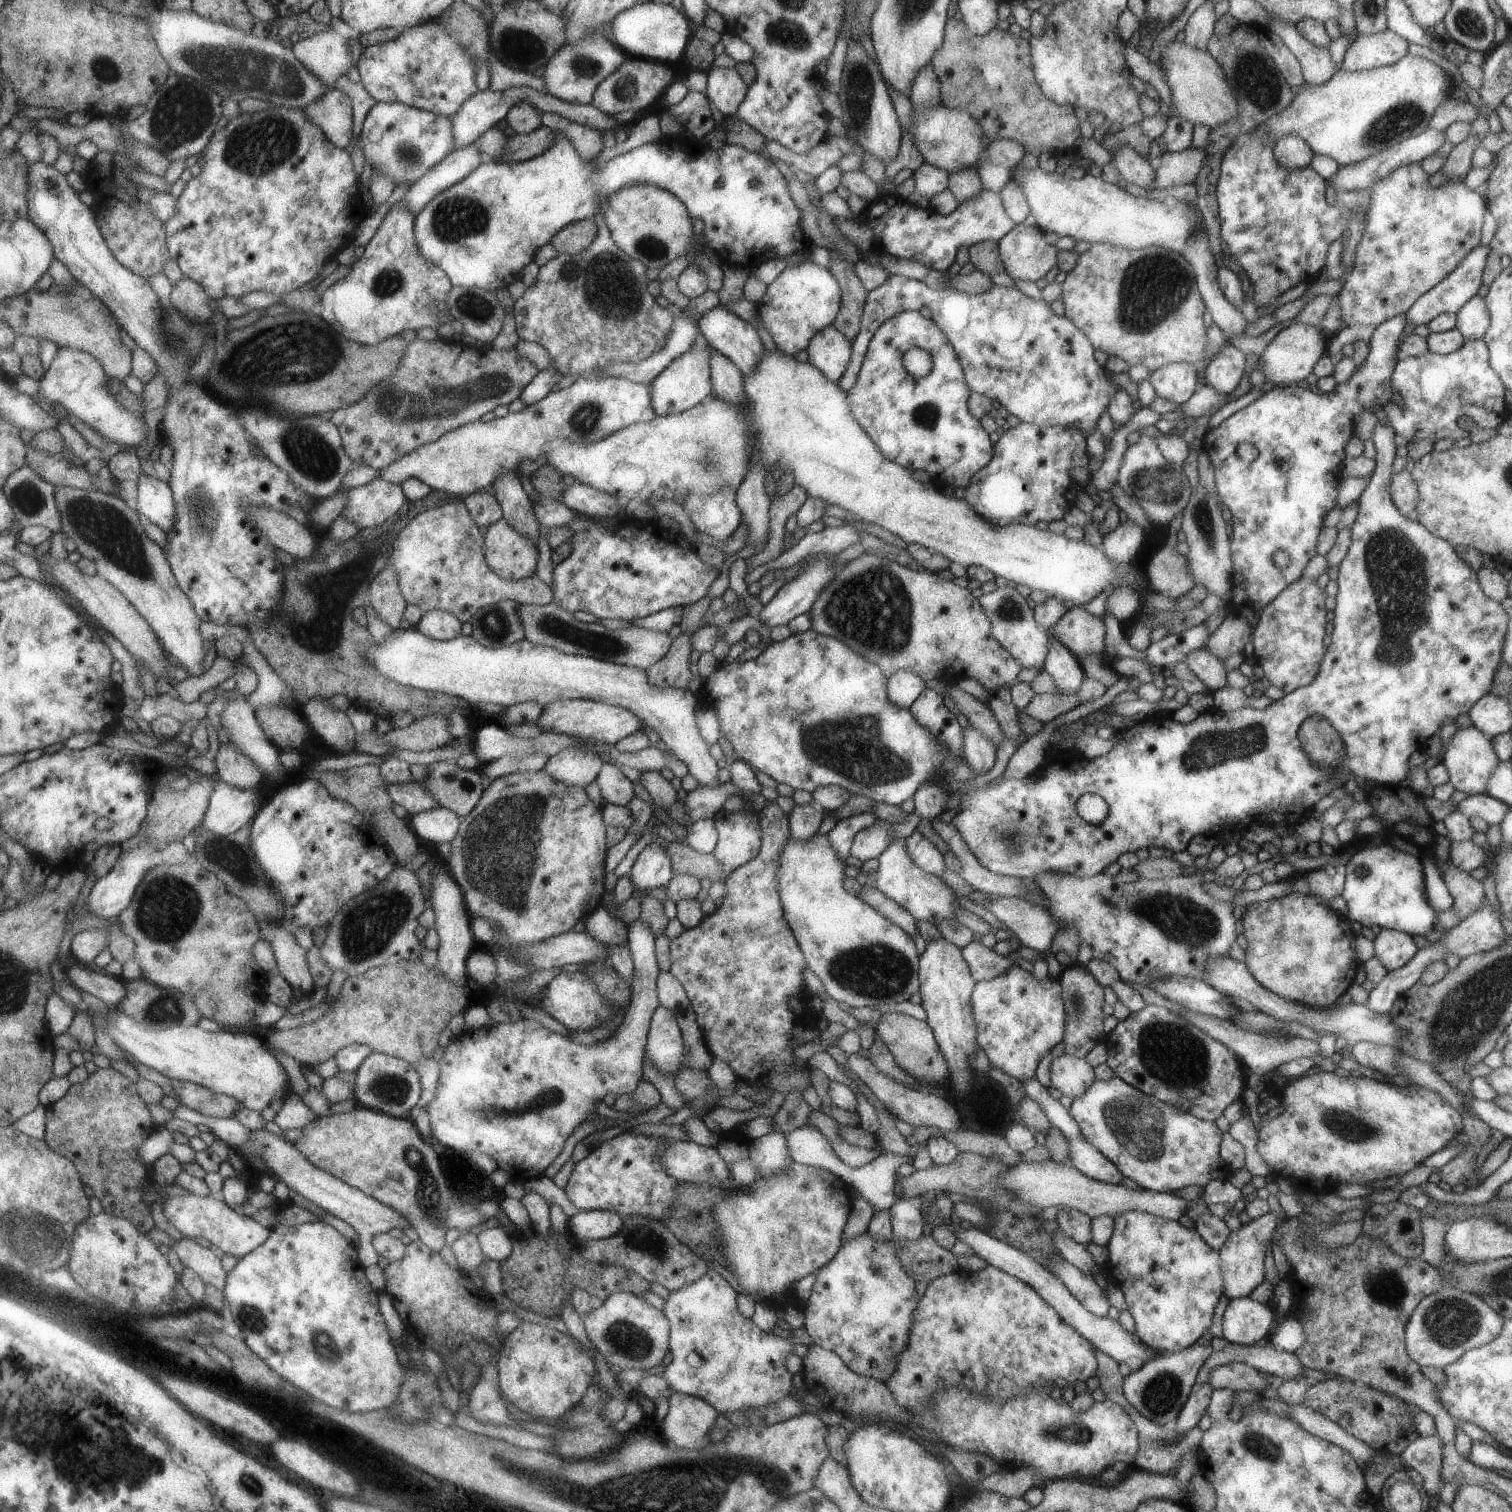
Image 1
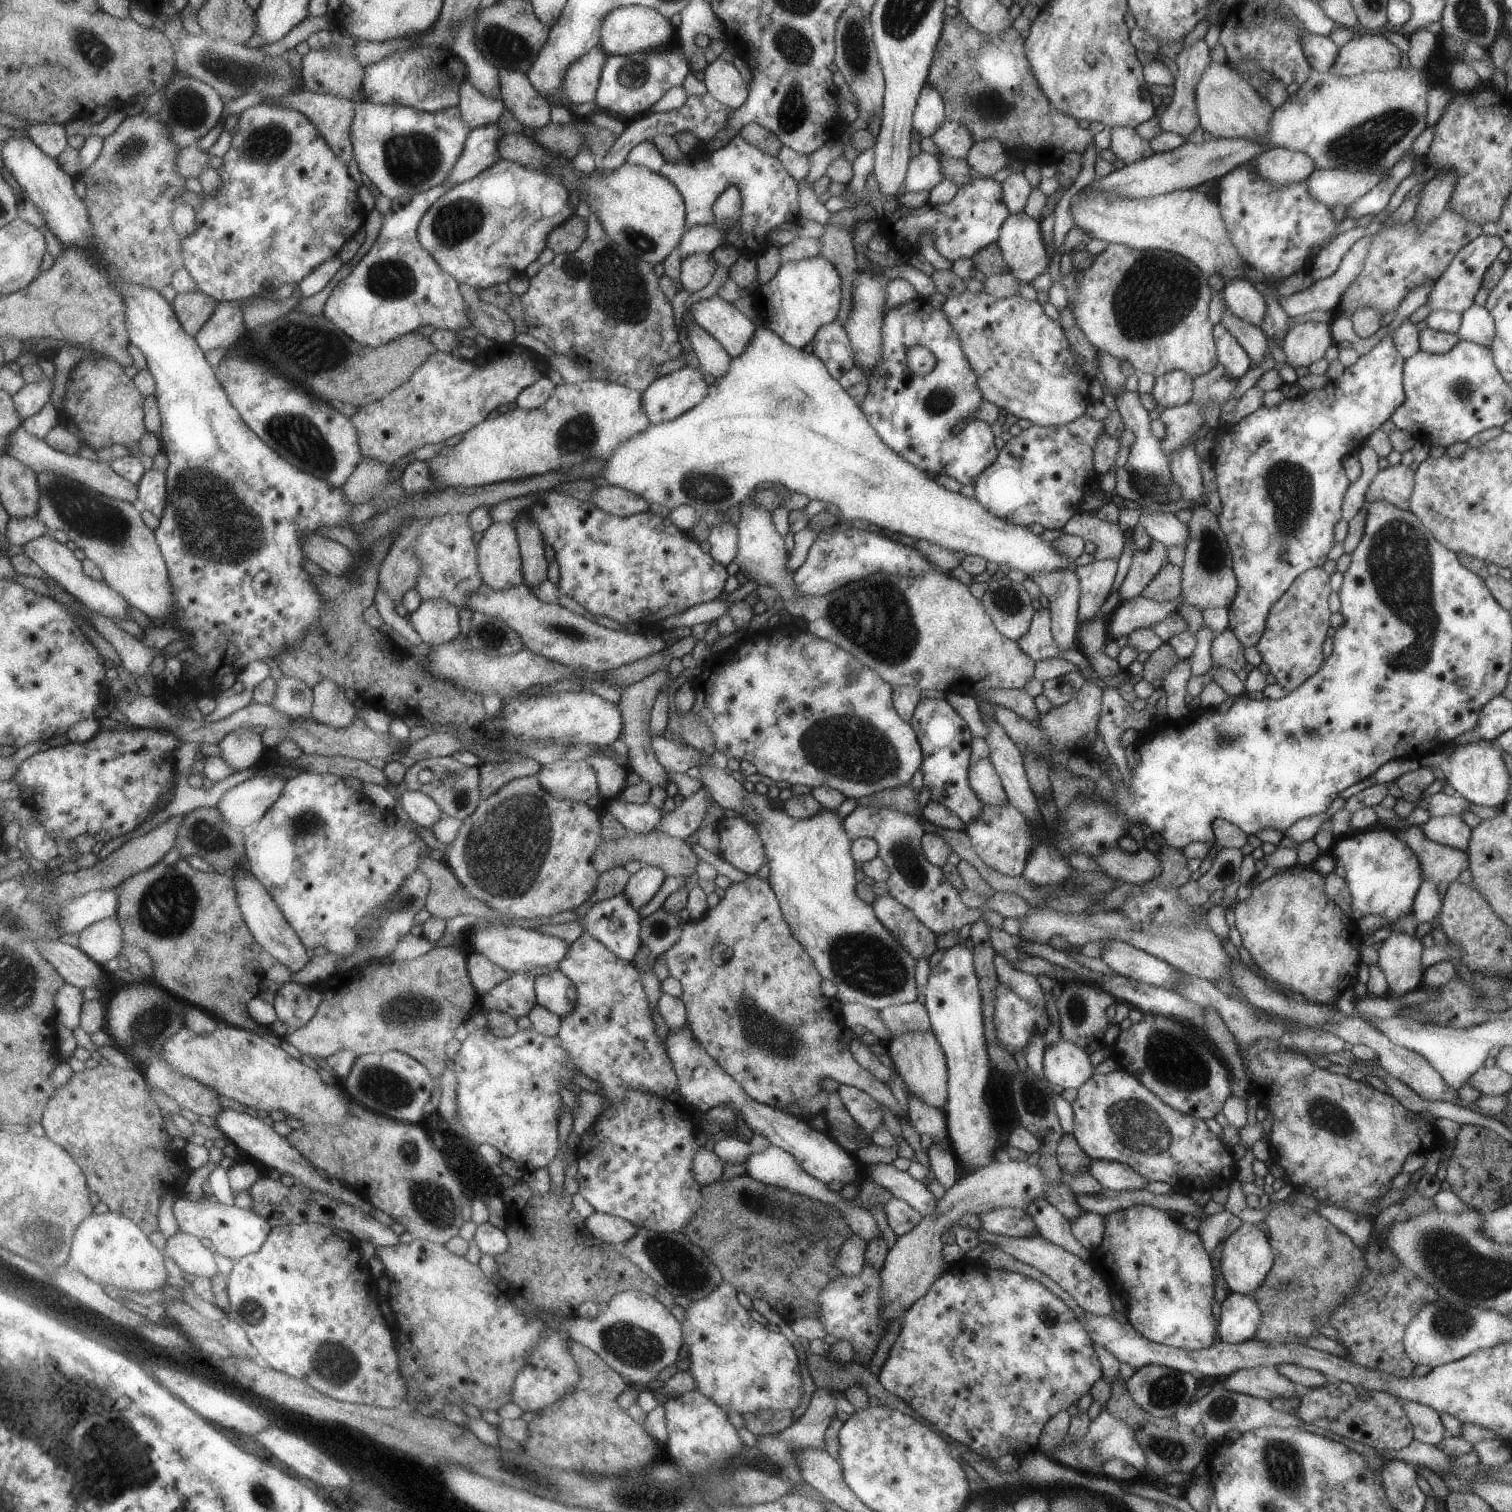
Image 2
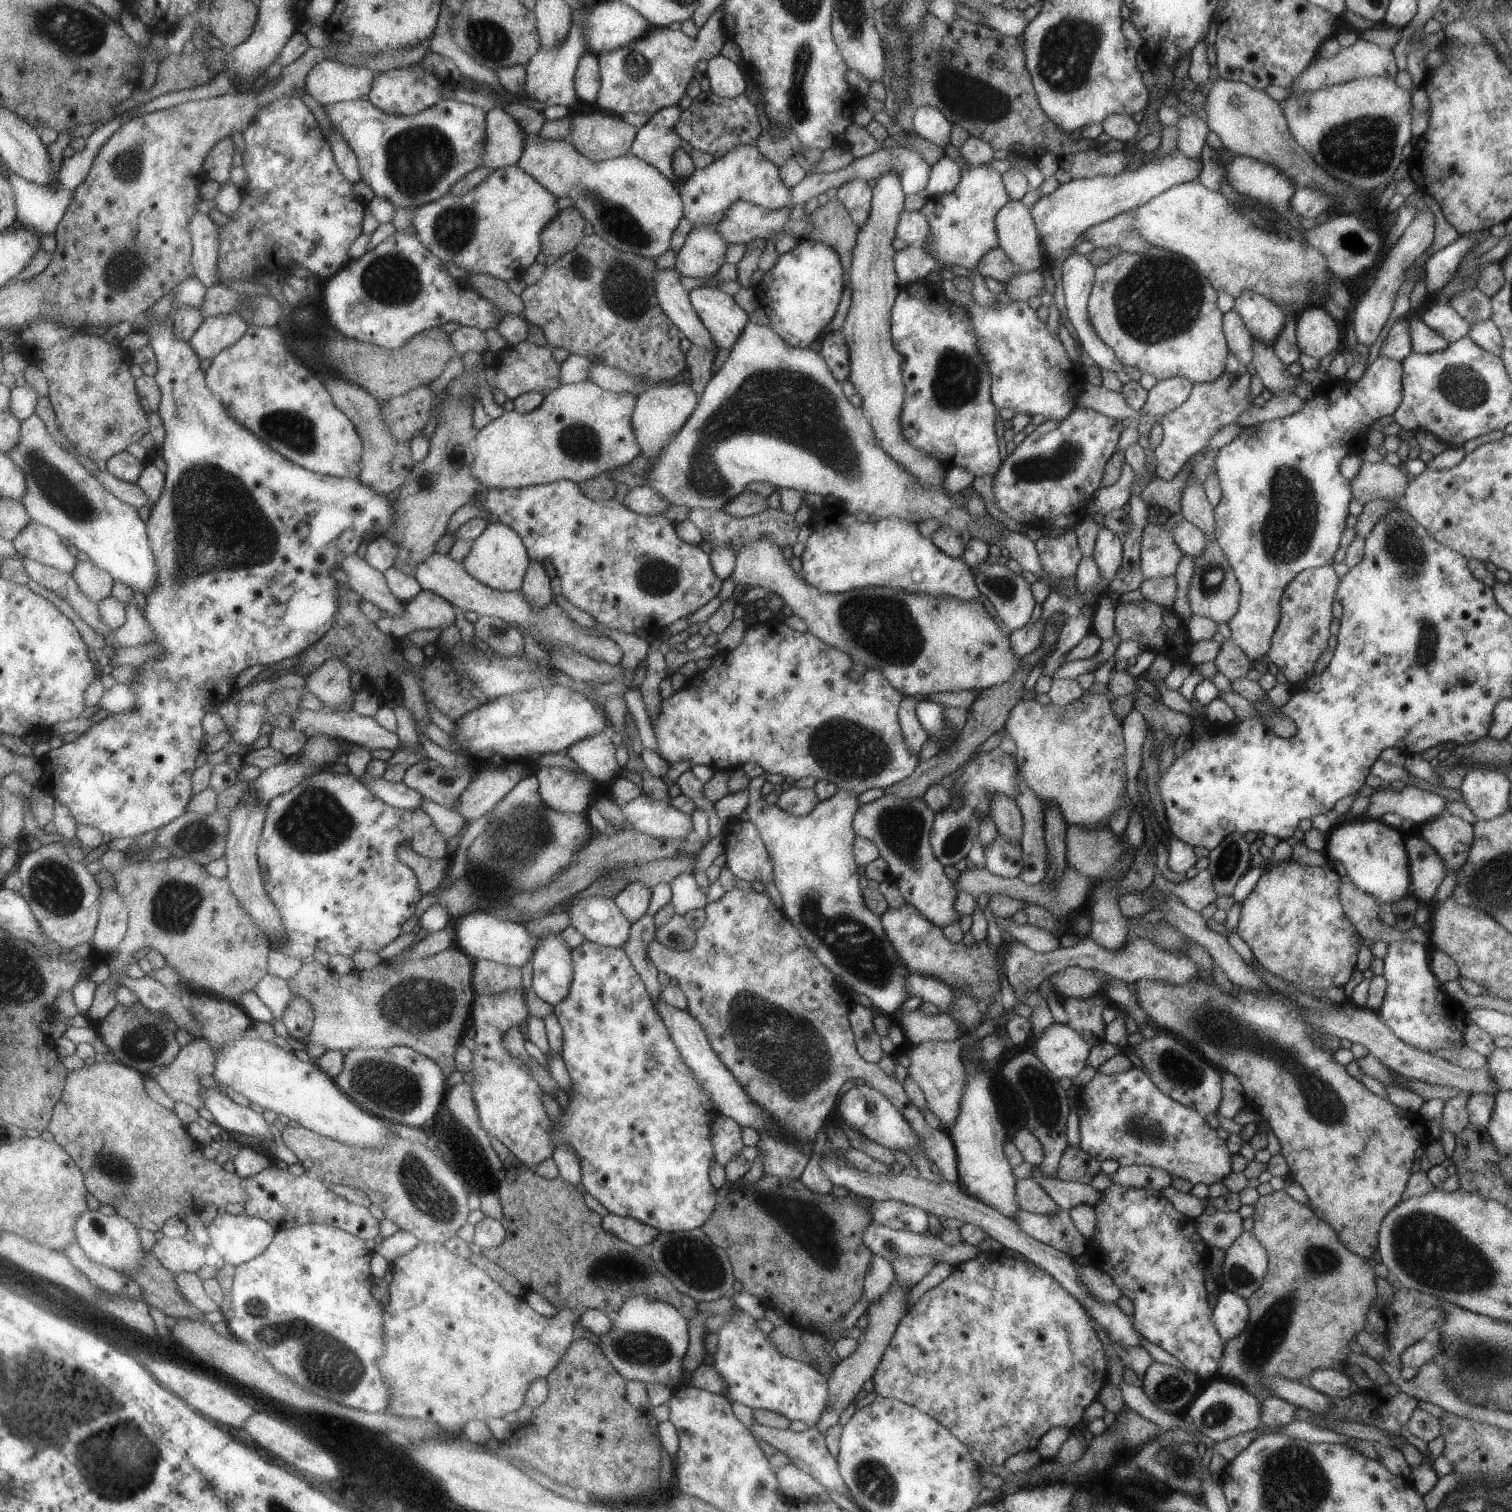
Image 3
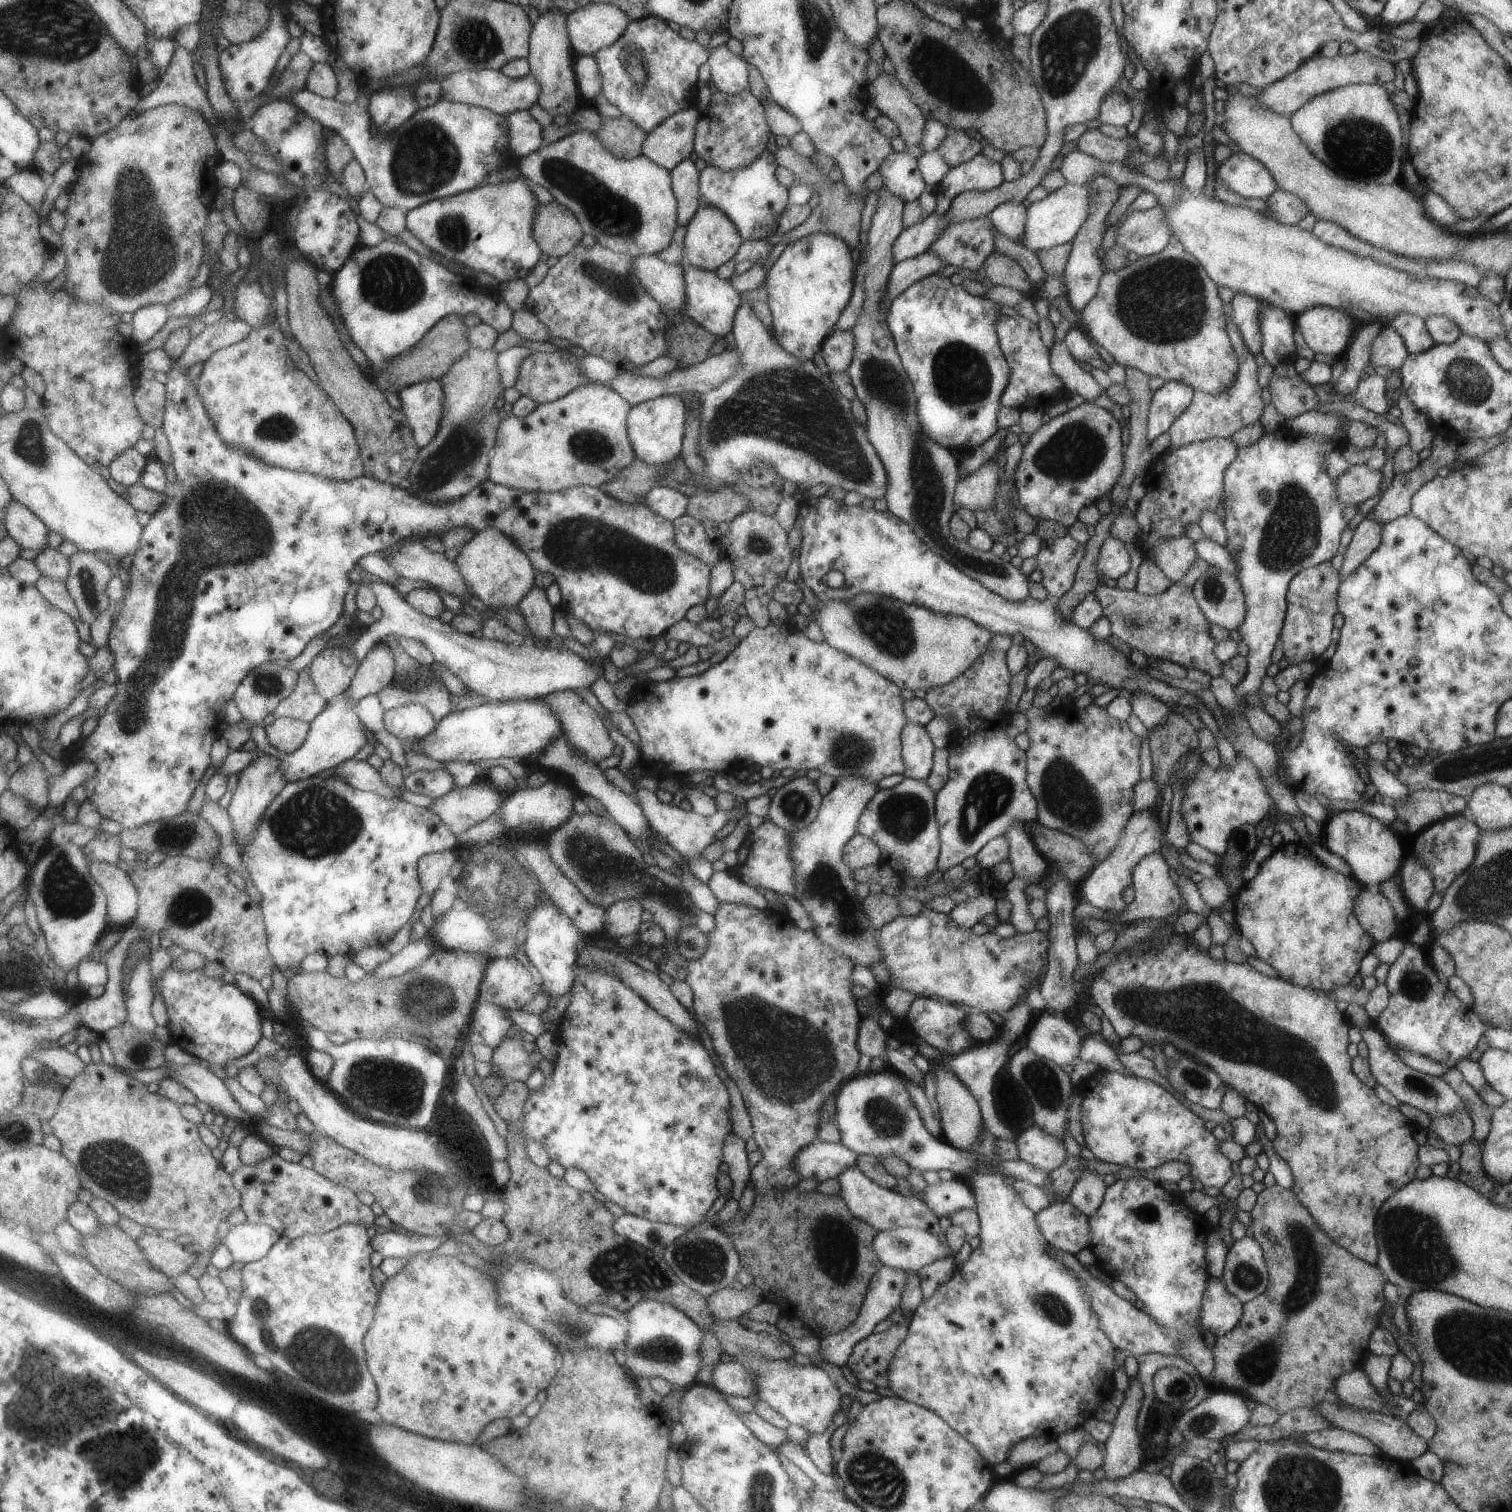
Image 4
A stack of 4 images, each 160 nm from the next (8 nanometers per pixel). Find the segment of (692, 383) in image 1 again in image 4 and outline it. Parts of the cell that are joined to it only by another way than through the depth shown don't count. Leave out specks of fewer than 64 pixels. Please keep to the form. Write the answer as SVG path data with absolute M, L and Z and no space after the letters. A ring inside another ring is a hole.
M663 395L632 405L627 418L627 432L637 459L648 465L673 462L681 455L689 400L681 395Z

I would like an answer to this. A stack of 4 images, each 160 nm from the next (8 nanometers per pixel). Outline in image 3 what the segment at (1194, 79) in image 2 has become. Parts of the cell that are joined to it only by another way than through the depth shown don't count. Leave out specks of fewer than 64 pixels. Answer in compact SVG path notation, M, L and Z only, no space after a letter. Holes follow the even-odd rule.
M1198 110L1184 112L1178 122L1177 150L1180 150L1186 158L1199 158L1202 148L1206 143L1209 128L1204 120L1198 116Z

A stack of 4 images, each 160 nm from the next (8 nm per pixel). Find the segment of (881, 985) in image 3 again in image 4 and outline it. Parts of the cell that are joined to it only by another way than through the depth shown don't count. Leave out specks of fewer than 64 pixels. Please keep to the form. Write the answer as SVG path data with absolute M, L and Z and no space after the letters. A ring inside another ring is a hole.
M842 778L835 782L834 788L822 798L818 818L804 830L788 832L792 840L790 856L796 864L794 868L794 898L805 908L812 922L814 934L832 946L832 950L844 954L852 960L855 967L864 966L872 970L872 965L884 960L882 946L878 944L880 929L866 916L862 908L863 899L856 891L854 872L844 862L844 846L857 834L860 816L868 802L877 794L878 784L866 778Z

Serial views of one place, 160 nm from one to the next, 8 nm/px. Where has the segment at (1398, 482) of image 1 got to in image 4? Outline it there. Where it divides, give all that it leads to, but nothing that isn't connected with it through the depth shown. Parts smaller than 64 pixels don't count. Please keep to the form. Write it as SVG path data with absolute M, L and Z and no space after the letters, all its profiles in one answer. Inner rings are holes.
M1367 464L1350 465L1350 468L1336 480L1336 496L1345 506L1358 506L1376 496L1382 489L1383 478L1381 470L1370 470Z

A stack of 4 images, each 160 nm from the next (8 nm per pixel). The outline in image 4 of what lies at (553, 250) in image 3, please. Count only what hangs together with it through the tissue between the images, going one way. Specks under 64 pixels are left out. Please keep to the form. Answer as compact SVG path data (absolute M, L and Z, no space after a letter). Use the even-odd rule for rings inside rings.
M557 201L538 206L533 234L542 252L556 258L572 252L584 236L576 216Z

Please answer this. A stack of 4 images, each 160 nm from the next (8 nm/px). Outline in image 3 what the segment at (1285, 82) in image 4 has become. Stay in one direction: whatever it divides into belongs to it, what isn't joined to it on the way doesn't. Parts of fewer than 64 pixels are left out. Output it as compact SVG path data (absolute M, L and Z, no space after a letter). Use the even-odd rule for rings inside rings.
M1360 38L1356 44L1341 48L1340 53L1332 58L1317 57L1314 62L1308 65L1305 72L1296 78L1292 84L1293 94L1304 94L1306 90L1318 90L1324 86L1333 86L1334 84L1343 84L1361 77L1380 76L1383 78L1395 79L1399 70L1390 47L1377 46L1372 42L1366 42Z

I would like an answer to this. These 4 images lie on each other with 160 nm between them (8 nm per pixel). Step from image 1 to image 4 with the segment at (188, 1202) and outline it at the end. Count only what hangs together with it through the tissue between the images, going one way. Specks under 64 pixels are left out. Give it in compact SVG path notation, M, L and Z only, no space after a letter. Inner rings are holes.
M249 1222L246 1226L236 1226L226 1244L232 1248L238 1262L248 1265L248 1262L266 1258L282 1238L283 1235L272 1226Z

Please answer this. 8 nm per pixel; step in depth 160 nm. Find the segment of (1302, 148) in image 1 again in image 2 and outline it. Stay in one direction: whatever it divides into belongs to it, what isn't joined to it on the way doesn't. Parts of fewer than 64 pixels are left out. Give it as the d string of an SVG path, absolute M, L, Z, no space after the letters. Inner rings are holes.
M1276 147L1263 152L1251 163L1262 178L1270 178L1272 184L1288 184L1288 182L1302 182L1316 170L1315 162L1304 152Z

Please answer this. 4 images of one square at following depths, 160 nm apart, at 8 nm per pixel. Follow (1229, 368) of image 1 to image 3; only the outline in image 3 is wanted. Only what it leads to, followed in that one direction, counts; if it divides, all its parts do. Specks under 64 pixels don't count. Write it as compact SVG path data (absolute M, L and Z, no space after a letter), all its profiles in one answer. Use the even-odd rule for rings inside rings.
M1232 309L1230 312L1223 314L1222 330L1229 352L1236 354L1236 358L1244 366L1250 364L1252 356L1254 356L1254 350L1252 350L1254 348L1254 339L1236 310Z

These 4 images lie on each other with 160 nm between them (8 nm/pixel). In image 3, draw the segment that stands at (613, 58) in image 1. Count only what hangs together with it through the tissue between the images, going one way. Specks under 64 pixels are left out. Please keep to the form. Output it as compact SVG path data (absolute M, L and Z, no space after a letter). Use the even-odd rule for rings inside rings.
M589 51L584 53L579 60L574 78L575 91L579 100L588 104L597 102L601 80L599 55Z

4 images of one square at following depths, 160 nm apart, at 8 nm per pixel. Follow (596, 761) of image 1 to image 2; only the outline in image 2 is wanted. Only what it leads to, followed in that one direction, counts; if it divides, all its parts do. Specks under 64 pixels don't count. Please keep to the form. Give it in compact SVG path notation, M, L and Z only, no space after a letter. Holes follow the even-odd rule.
M556 760L556 762L542 765L538 779L540 783L554 798L558 800L576 800L576 802L586 802L593 796L600 796L597 784L596 772L585 760L569 762L568 760Z

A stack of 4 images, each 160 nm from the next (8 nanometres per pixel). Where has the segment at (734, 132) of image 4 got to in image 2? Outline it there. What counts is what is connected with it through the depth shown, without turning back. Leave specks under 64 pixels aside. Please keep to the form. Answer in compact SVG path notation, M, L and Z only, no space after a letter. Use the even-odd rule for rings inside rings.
M707 93L704 96L688 95L684 106L677 110L638 116L627 122L624 132L617 138L612 148L606 152L606 156L596 159L598 172L602 174L602 172L610 172L610 170L620 168L622 164L626 163L626 156L634 146L650 141L650 138L654 138L658 134L674 137L678 132L690 132L699 139L699 143L710 142L720 132L720 128L724 128L726 118L732 114L732 110L732 108L726 108L724 104L716 101L712 94Z

